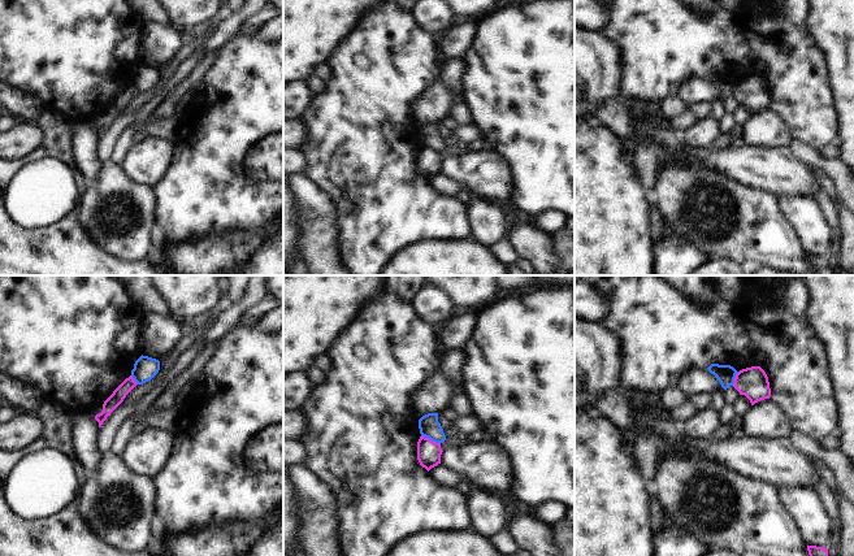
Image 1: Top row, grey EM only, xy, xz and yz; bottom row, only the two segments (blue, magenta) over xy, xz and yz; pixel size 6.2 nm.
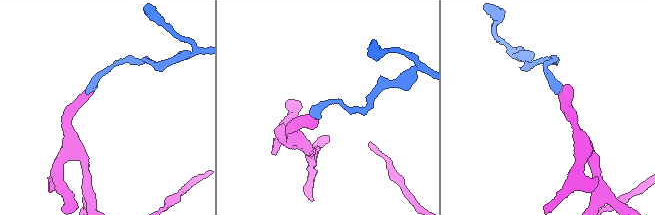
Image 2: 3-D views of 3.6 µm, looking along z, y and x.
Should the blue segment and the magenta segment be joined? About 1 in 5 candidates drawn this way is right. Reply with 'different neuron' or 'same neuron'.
different neuron

